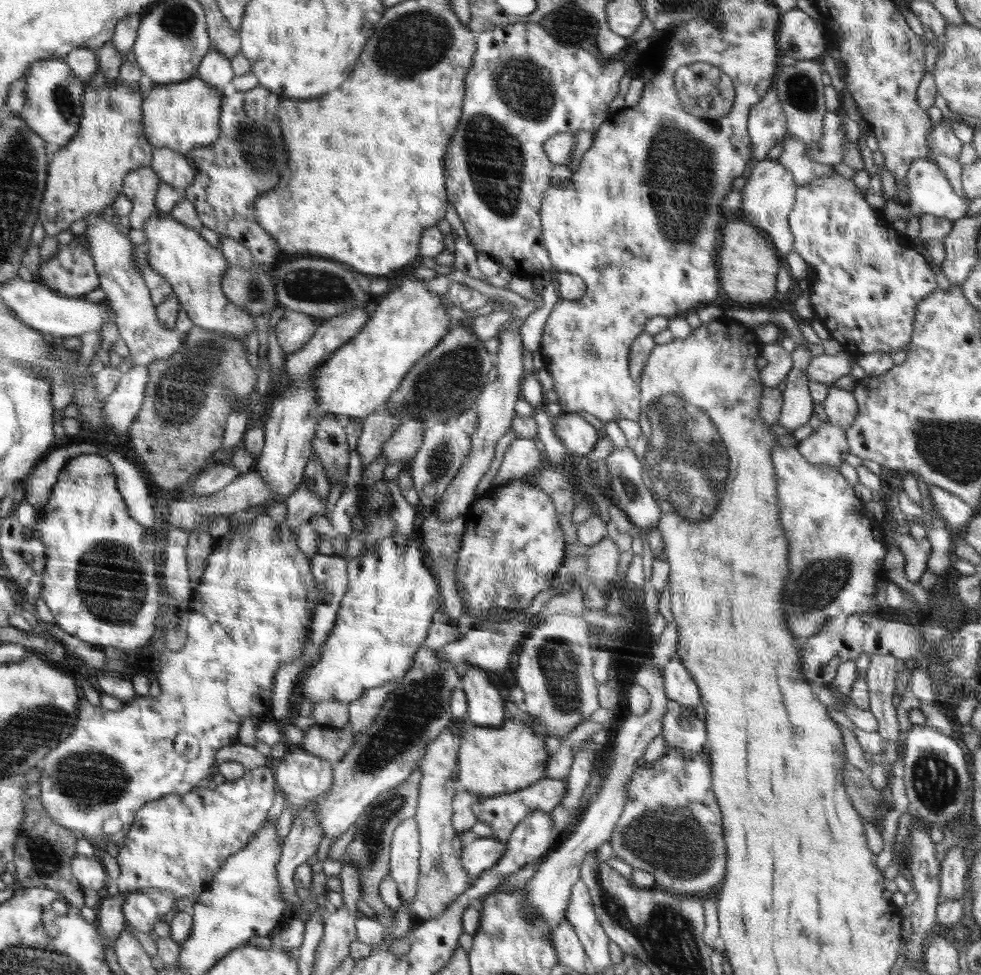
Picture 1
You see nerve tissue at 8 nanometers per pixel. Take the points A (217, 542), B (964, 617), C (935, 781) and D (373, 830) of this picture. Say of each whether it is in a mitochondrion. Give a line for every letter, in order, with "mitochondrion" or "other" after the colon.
A: other
B: other
C: mitochondrion
D: mitochondrion

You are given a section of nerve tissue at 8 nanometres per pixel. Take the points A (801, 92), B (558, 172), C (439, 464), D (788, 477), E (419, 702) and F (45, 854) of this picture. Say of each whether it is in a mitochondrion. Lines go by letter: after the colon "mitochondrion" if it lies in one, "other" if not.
A: mitochondrion
B: other
C: mitochondrion
D: other
E: mitochondrion
F: mitochondrion

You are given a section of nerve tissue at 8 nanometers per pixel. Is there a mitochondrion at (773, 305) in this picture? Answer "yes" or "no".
no

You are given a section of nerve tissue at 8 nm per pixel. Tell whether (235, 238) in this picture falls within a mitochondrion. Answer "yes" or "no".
no

